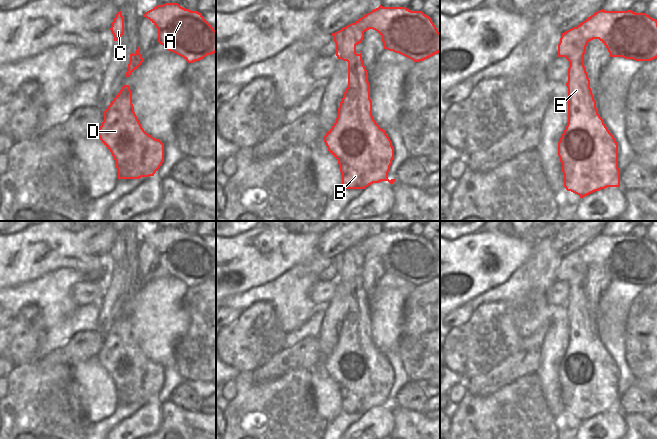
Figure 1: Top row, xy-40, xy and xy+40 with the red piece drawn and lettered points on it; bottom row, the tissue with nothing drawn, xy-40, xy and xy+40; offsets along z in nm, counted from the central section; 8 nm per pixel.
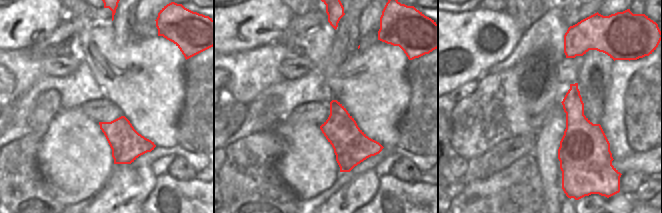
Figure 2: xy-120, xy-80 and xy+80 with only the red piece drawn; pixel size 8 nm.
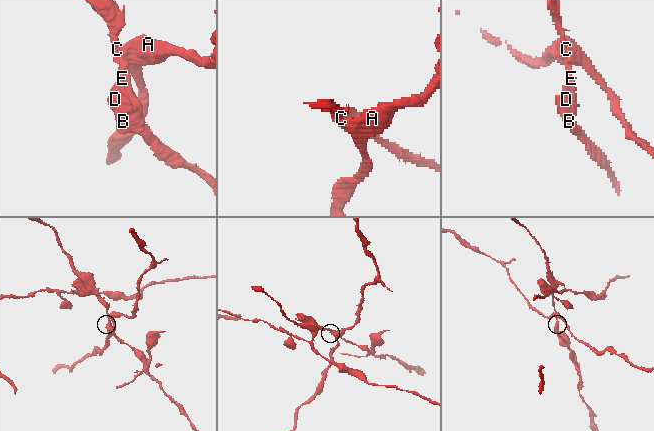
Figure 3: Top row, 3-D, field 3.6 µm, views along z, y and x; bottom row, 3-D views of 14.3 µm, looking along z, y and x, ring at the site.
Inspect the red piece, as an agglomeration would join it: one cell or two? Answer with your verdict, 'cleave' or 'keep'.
cleave

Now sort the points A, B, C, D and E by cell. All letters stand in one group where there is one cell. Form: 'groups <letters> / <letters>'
groups A / B C D E

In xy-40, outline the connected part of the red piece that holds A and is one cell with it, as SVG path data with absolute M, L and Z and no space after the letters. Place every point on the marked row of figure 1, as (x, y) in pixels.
M165 3L147 11L144 17L156 26L158 42L168 51L183 57L188 63L199 61L216 52L216 31L202 13L185 9L178 3Z

